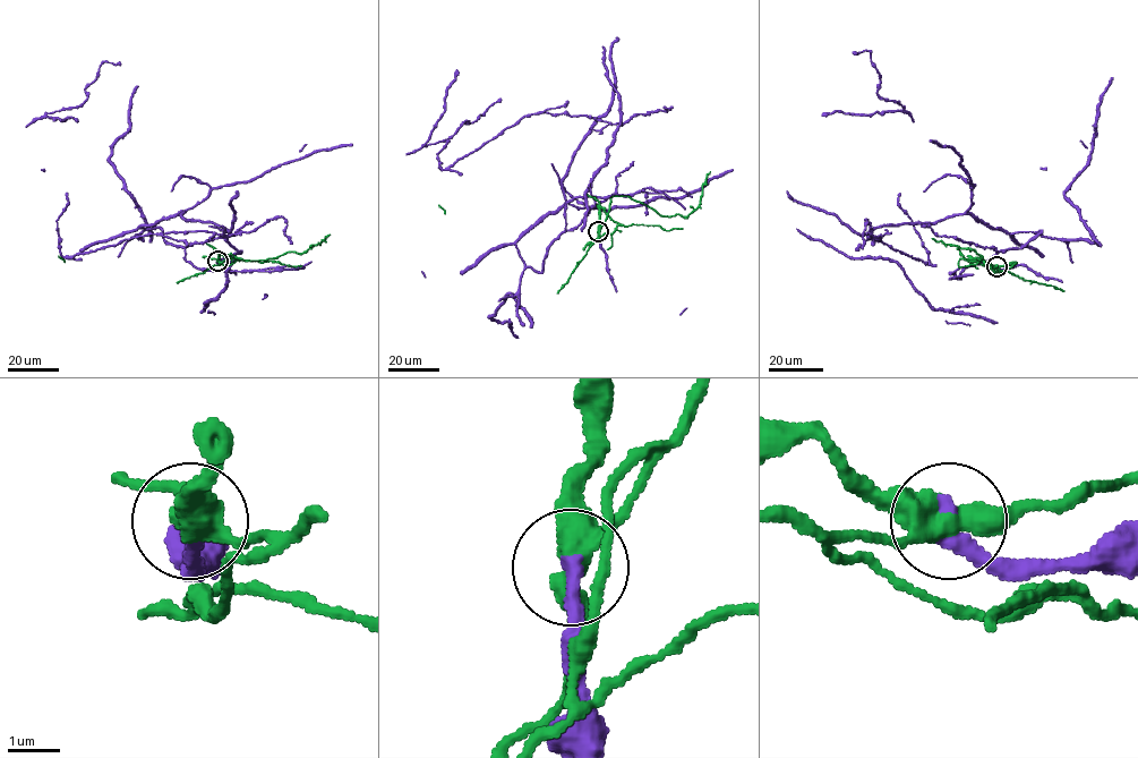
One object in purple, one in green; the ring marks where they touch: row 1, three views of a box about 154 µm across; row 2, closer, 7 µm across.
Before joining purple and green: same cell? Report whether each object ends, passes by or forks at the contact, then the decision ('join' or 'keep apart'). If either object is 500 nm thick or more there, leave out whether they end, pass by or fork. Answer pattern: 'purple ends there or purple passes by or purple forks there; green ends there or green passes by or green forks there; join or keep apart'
purple ends there; green forks there; keep apart

